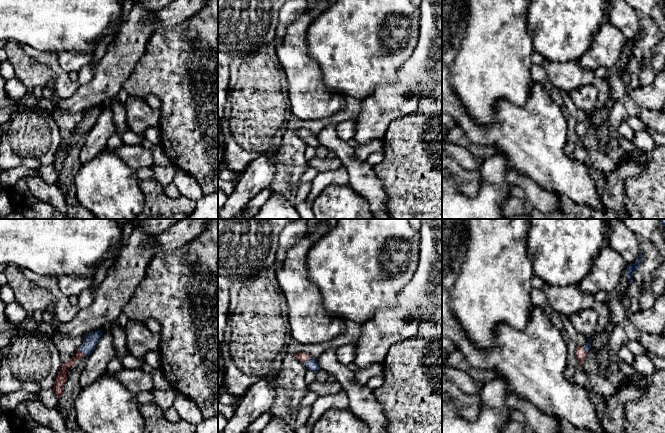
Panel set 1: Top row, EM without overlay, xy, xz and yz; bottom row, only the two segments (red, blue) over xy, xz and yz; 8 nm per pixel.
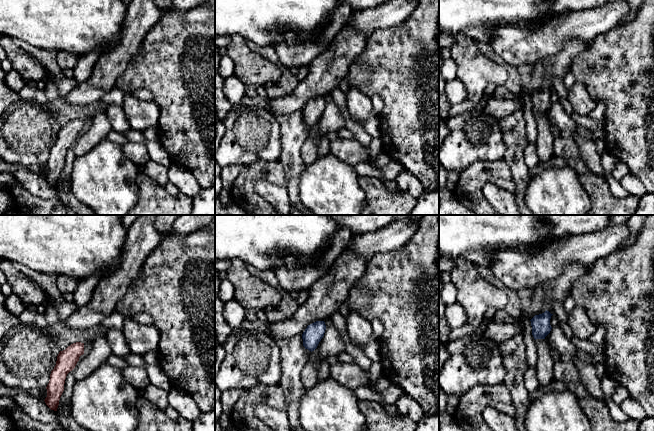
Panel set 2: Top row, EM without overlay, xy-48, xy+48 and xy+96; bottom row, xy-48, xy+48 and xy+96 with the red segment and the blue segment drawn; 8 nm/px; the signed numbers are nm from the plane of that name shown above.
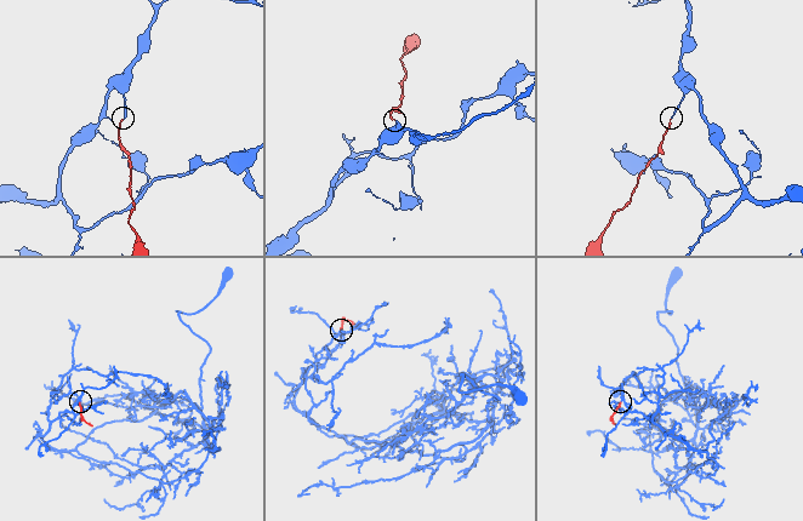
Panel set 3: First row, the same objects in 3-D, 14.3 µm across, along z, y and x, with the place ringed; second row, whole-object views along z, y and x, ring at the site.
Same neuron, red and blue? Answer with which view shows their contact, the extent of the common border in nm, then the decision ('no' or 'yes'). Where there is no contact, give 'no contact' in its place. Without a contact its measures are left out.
xy | 80 nm | yes

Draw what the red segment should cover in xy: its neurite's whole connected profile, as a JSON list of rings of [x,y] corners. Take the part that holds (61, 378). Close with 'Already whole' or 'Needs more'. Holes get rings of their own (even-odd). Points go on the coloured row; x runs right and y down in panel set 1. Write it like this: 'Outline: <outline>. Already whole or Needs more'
Outline: [[[99,330],[85,335],[84,342],[81,345],[80,349],[77,351],[76,356],[70,358],[66,363],[62,362],[61,370],[56,377],[55,385],[53,387],[53,390],[57,394],[59,400],[62,397],[63,388],[66,383],[67,370],[75,365],[77,359],[88,357],[92,354],[98,342],[100,341],[102,334],[103,331]]]. Needs more

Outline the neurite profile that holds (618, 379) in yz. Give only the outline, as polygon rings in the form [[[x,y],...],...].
[[[618,370],[611,374],[608,380],[615,388],[620,388],[627,383],[628,377],[622,371]]]

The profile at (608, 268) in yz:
[[[603,248],[593,262],[592,268],[578,284],[579,289],[594,295],[599,291],[611,293],[626,274],[626,263],[613,248]]]

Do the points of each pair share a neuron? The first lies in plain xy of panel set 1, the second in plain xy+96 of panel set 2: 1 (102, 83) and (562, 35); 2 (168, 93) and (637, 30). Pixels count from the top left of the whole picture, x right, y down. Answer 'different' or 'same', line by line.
1: different
2: same

